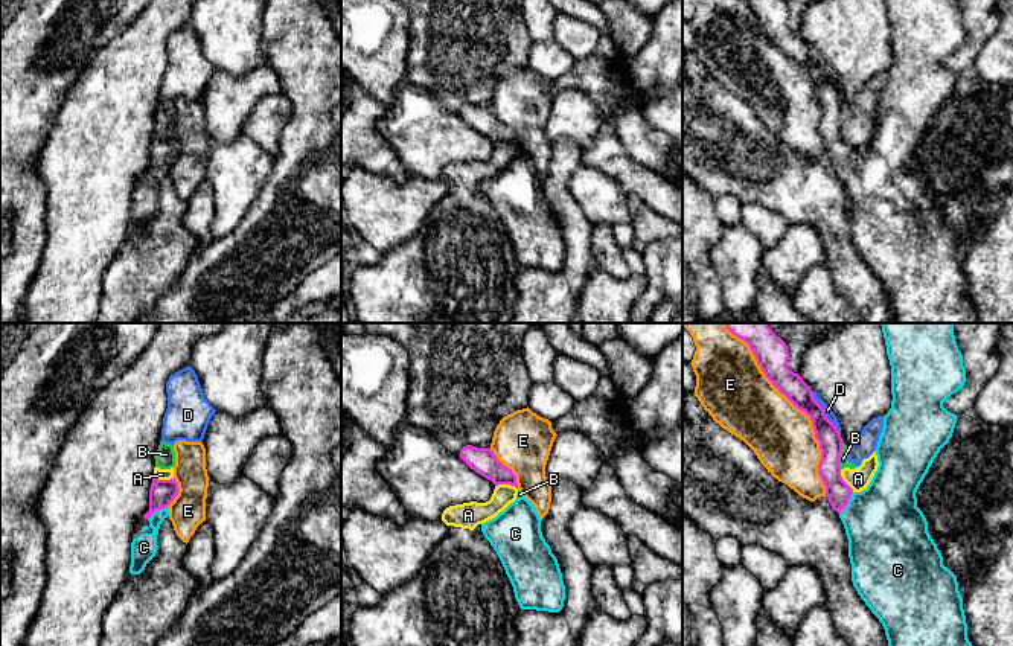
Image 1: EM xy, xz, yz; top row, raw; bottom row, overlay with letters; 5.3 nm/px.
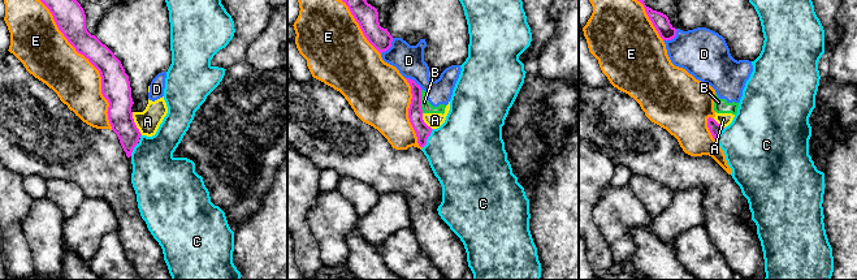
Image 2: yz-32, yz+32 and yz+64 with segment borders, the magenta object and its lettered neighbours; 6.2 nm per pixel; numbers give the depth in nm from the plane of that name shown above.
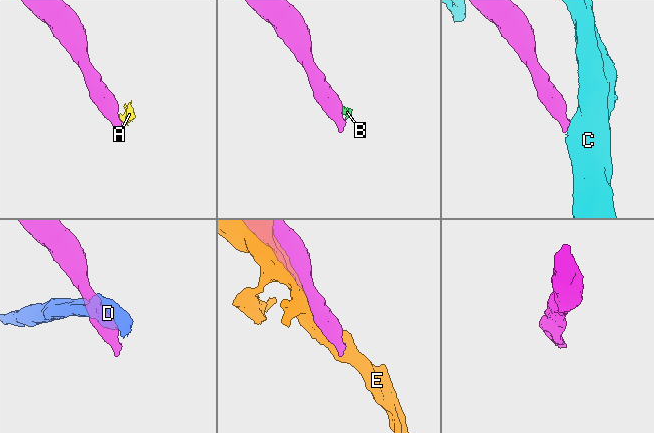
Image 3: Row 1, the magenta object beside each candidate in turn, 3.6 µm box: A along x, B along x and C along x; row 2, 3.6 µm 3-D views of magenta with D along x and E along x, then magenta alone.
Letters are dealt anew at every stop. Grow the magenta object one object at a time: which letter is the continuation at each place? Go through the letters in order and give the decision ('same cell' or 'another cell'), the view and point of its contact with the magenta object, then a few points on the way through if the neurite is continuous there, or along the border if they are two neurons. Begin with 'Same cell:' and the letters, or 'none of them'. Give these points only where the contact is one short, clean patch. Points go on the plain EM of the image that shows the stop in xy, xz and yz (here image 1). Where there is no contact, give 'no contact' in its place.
Same cell: C
A: another cell; contact xz (506, 142); border xz (495, 143), (512, 143), (517, 148)
B: another cell; contact yz (840, 115); border yz (843, 101), (840, 127)
C: same cell; contact xy (156, 168); way xy (162, 151), (156, 168), (154, 194), (143, 206)
D: another cell; contact yz (823, 72)
E: another cell; contact yz (809, 75)

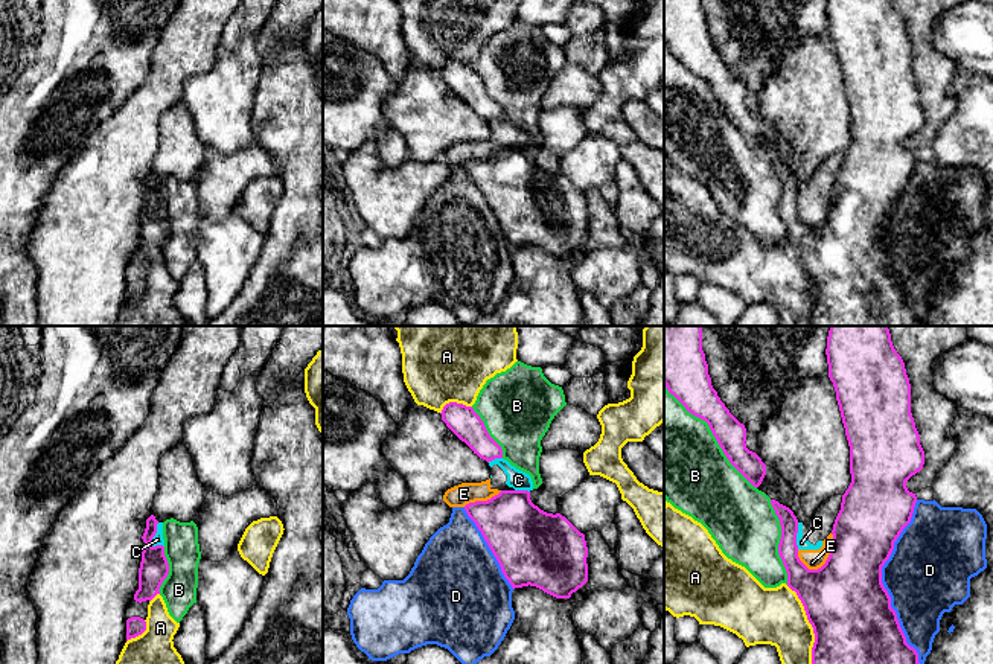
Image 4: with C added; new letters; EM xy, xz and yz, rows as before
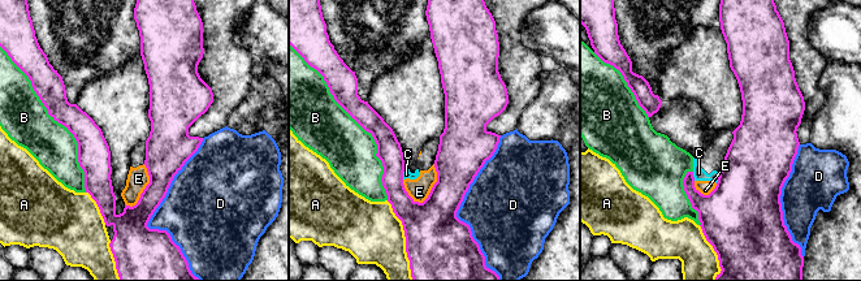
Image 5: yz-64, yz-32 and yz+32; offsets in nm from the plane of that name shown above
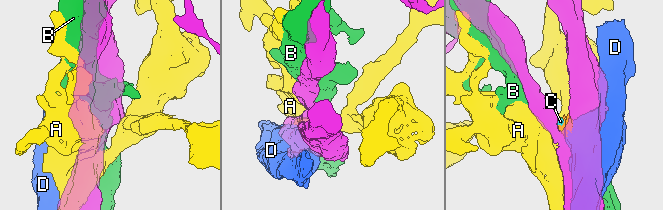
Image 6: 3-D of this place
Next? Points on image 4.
Same cell: none of them
A: another cell; contact yz (811, 282)
B: another cell; contact yz (712, 90)
C: another cell; contact xy (154, 194); border xy (159, 181), (151, 201), (153, 206)
D: another cell; contact yz (882, 242)
E: another cell; contact yz (829, 215); border yz (832, 192), (832, 207), (827, 218), (820, 226), (809, 229)

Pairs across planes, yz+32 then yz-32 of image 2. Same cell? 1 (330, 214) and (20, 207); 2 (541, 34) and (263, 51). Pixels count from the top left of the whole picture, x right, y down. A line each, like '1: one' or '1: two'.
1: two
2: two

